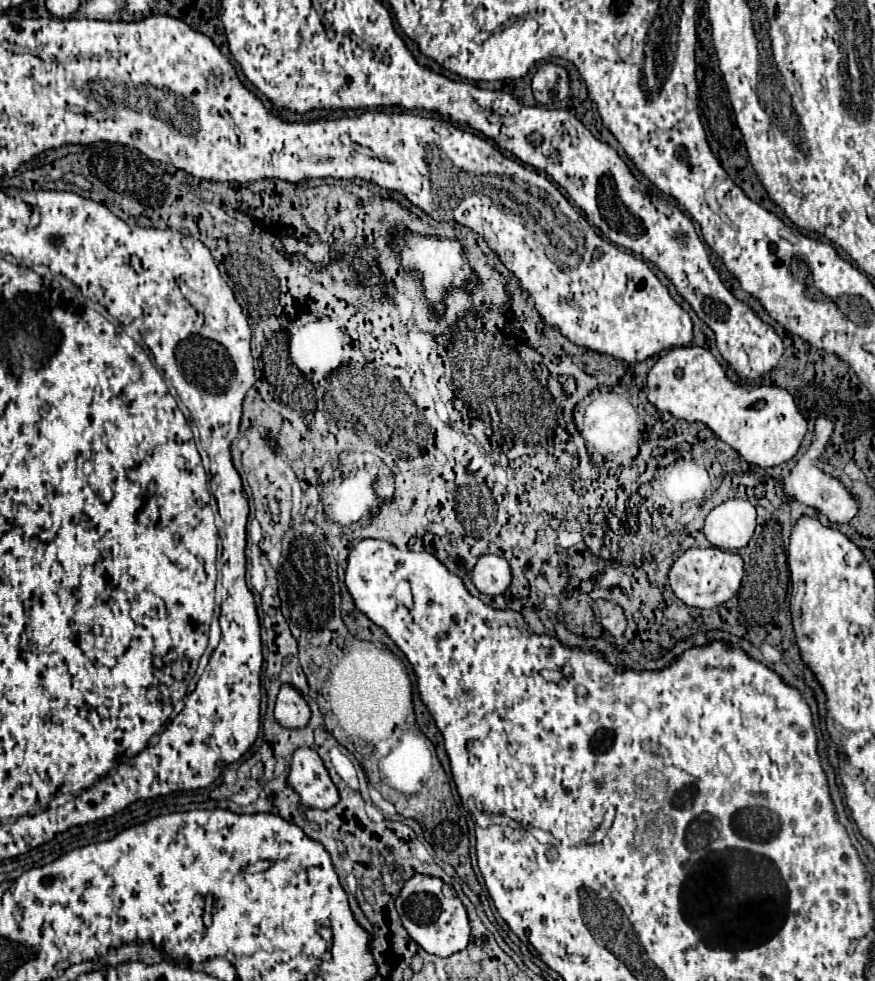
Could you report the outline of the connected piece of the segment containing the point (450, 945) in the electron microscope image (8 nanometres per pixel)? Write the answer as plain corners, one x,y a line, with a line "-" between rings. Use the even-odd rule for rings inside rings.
416,873
410,877
400,895
396,897
396,911
402,919
404,929
408,935
428,953
438,955
438,957
450,957
456,951
466,949
468,939
470,939
470,923
466,909
462,901
456,897
456,893
446,895
444,893
444,881
438,877
428,877

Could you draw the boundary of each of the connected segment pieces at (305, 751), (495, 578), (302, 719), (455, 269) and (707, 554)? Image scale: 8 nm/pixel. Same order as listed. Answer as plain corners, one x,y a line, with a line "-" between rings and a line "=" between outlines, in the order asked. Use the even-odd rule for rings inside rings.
300,747
292,755
286,783
300,795
300,805
308,809
332,809
340,797
320,755
310,747
=
482,555
472,569
472,583
484,595
500,595
510,585
512,573
504,557
=
284,683
280,687
280,693
276,697
276,709
274,709
276,721
286,729
302,729
310,721
310,707
304,699
304,695
290,683
=
412,235
404,237
404,243
398,243
400,261
406,269
416,269
424,277
424,291
430,301
438,301
438,297
450,287
458,287
470,281
470,269
466,265
466,257
460,249
460,243
454,239
434,239
430,235
=
718,547
688,549
678,557
670,569
670,587
674,595
690,607
712,609
732,599
740,587
744,575
744,559
736,551
722,551

